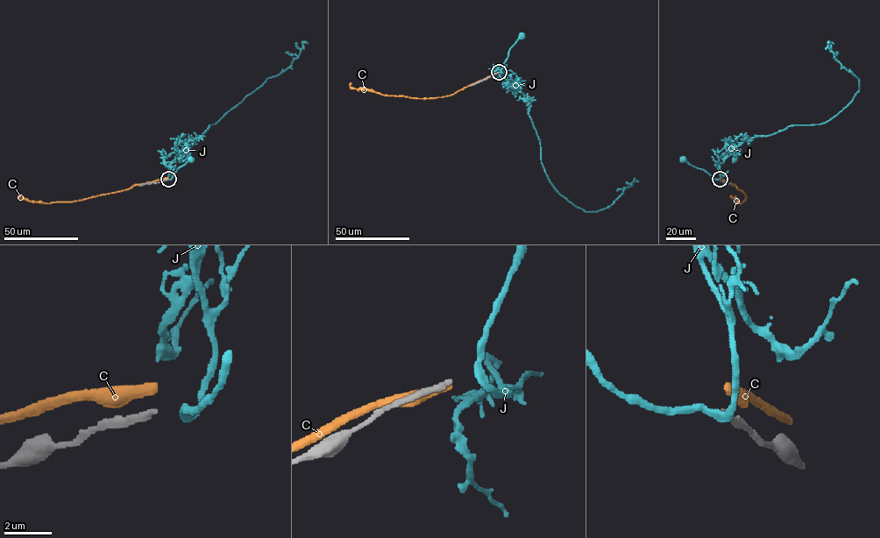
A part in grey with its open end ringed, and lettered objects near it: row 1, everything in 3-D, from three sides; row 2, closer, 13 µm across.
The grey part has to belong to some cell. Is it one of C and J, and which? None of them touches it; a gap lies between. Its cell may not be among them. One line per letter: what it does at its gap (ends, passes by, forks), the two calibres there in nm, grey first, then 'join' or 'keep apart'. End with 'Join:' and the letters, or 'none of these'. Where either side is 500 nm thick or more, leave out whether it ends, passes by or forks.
C: it ends there; 240 nm thick on the grey side, 440 nm on the other; keep apart
J: it passes by; 240 nm thick on the grey side, 280 nm on the other; keep apart
Join: none of these

